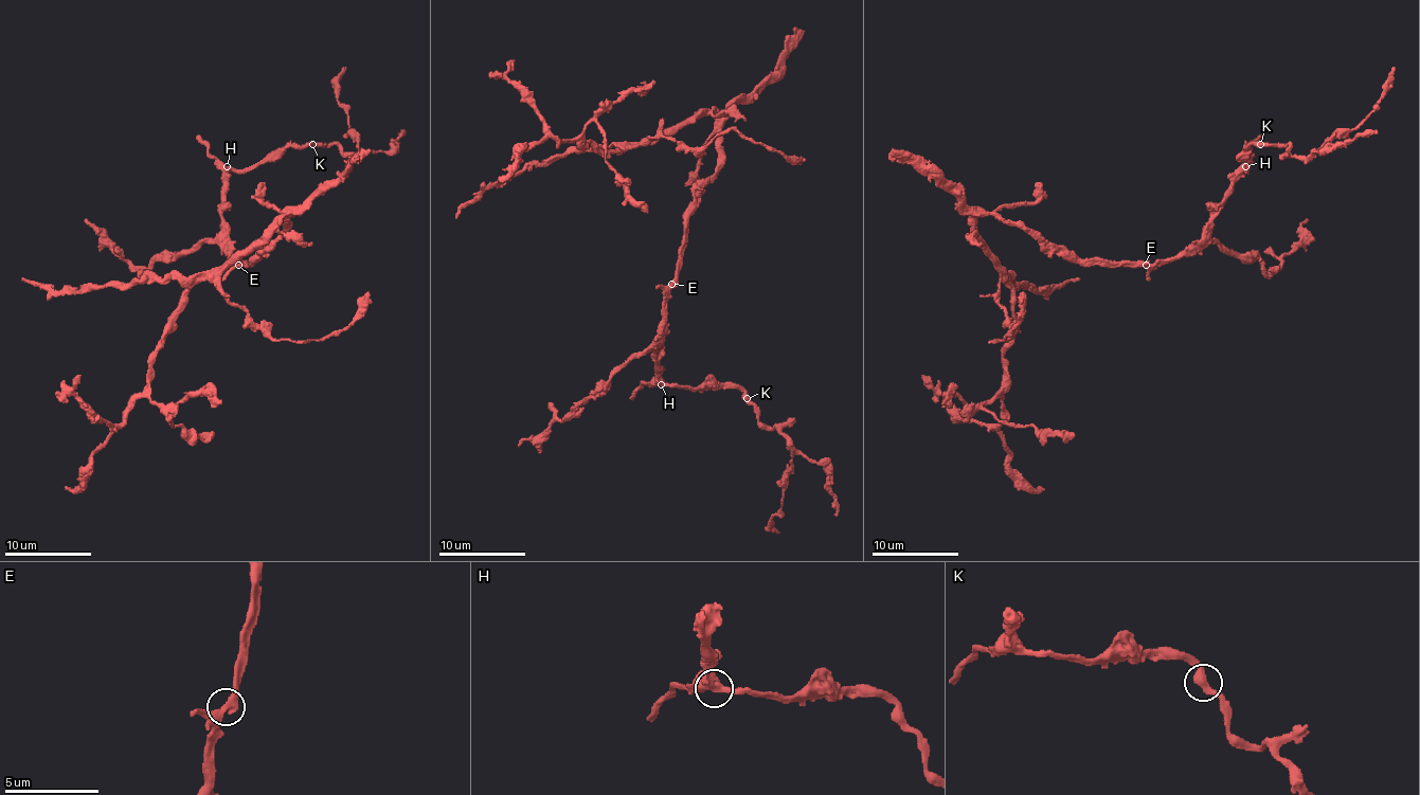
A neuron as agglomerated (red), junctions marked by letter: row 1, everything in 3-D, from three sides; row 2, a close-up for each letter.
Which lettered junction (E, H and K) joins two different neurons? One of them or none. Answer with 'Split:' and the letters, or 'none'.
Split: none

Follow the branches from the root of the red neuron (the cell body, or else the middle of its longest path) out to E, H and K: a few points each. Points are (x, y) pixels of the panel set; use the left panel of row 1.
E: (251, 262), (243, 262), (237, 266)
H: (251, 262), (235, 264), (231, 259), (231, 241), (222, 220), (222, 170), (227, 166)
K: (251, 262), (231, 259), (222, 179), (231, 170), (264, 164), (287, 144), (313, 144)

